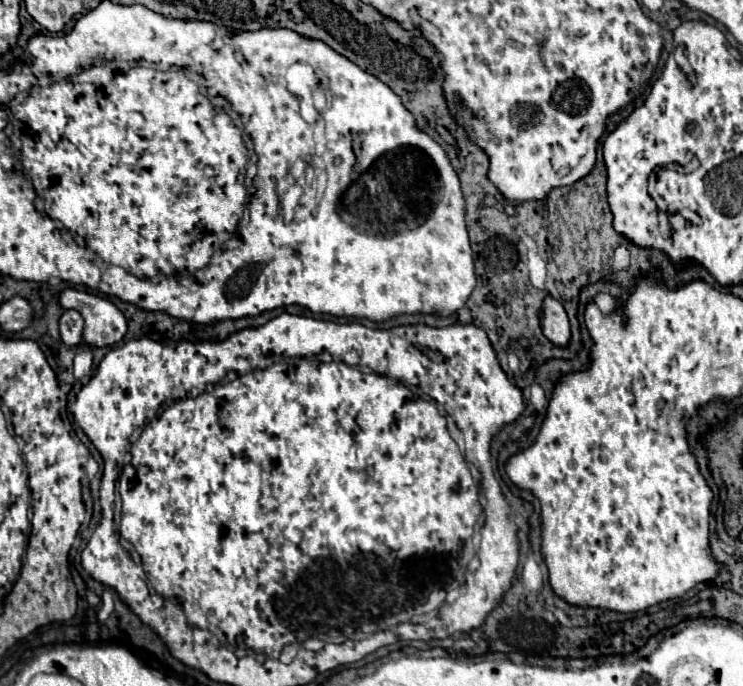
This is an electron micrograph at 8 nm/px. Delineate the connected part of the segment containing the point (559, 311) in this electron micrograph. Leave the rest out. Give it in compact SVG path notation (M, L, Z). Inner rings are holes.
M547 295L543 299L543 307L541 307L541 329L543 329L543 335L563 347L569 343L569 337L571 337L571 331L569 331L569 321L567 321L567 313L563 309L563 305L553 299L551 295Z

